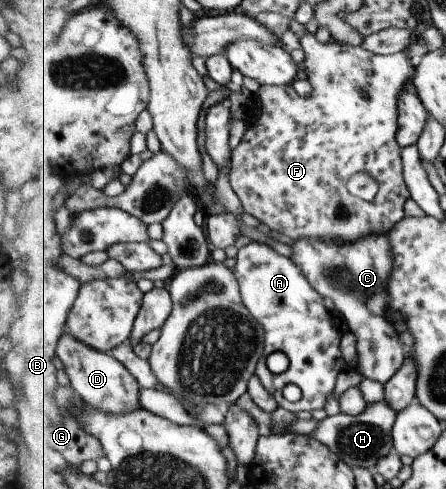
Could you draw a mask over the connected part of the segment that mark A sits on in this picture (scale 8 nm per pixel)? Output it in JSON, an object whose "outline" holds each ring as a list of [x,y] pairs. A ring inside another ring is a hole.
{"outline":[[[251,242],[231,254],[236,258],[233,272],[240,279],[245,306],[265,328],[265,352],[257,366],[256,376],[281,407],[294,413],[323,410],[327,398],[335,392],[340,374],[348,365],[341,352],[342,329],[333,322],[333,316],[323,304],[323,296],[292,258],[282,256],[267,244]],[[274,352],[282,352],[289,360],[284,373],[274,374],[265,364],[267,356]],[[287,384],[296,384],[300,388],[301,398],[298,401],[289,402],[283,396],[283,388]]]}

